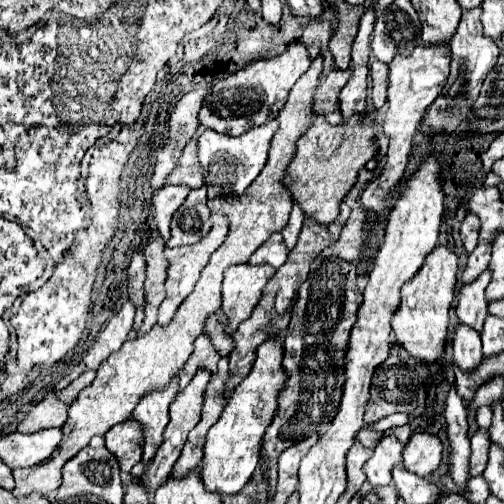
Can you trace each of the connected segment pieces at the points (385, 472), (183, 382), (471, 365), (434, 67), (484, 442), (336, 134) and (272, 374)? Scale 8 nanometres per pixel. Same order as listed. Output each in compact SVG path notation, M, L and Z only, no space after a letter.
M386 434L374 448L374 456L364 464L364 472L372 486L392 484L392 468L402 462L402 444L394 434Z
M202 334L196 338L196 348L194 354L188 358L188 362L184 364L182 372L180 372L180 388L186 388L188 382L192 380L192 376L196 374L198 368L208 368L208 370L216 370L216 364L220 360L220 354L216 352L216 348L212 346L208 334Z
M458 326L454 332L454 364L462 372L472 372L482 362L482 348L480 348L480 334L472 328Z
M450 42L444 44L420 44L414 48L414 52L410 56L394 56L394 60L390 62L390 88L388 88L388 110L384 114L384 132L390 136L390 148L386 154L386 168L384 172L366 186L364 194L362 194L362 204L376 212L380 216L380 222L376 222L376 232L384 230L386 222L384 222L384 214L386 214L386 198L392 194L392 188L400 182L406 164L408 164L408 156L412 150L412 140L416 134L416 126L420 124L422 116L426 114L428 106L442 94L448 74L450 74Z
M478 430L472 436L472 456L470 456L470 476L478 476L484 472L484 464L488 462L488 430Z
M368 118L368 124L338 124L332 126L328 122L314 122L312 128L298 140L298 152L288 168L288 176L284 184L292 190L292 198L300 204L306 216L316 218L322 224L330 224L340 214L340 202L348 194L348 190L356 182L358 170L370 162L376 152L376 132L374 126L378 122Z
M272 336L272 340L260 344L256 354L258 356L250 374L236 386L236 392L232 392L224 412L220 414L220 420L208 432L204 458L200 462L202 482L206 490L236 494L252 478L252 472L260 464L262 436L266 428L272 424L280 392L286 388L286 372L282 366L284 358L282 340L278 336Z

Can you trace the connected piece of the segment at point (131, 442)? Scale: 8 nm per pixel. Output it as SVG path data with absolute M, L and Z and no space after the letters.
M126 420L122 424L116 424L104 438L108 450L118 458L118 464L124 472L130 472L132 466L140 462L144 434L140 424L136 424L136 420Z

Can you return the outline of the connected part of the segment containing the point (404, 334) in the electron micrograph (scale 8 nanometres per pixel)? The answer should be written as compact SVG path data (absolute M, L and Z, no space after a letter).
M436 246L424 260L420 272L402 288L402 304L392 318L396 342L414 358L434 364L442 358L448 334L448 312L454 300L458 258L446 246Z

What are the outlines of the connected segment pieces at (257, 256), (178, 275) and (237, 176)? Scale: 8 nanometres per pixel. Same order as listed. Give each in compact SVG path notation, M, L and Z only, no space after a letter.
M272 234L248 260L248 264L270 264L274 268L280 268L286 262L288 250L284 244L284 238L280 234Z
M216 212L214 214L214 226L212 230L196 244L190 244L190 246L178 246L178 248L166 248L166 256L170 260L170 268L168 268L168 280L166 280L166 298L164 302L160 304L158 308L158 324L166 326L168 320L172 320L176 308L182 304L182 300L192 292L194 284L198 282L200 278L200 272L202 268L208 264L210 260L210 254L220 248L220 244L226 240L226 234L228 234L228 218L222 214L222 212Z
M278 120L256 126L238 138L218 134L214 130L204 132L198 138L198 160L204 168L206 184L222 188L222 194L232 194L232 192L242 194L256 180L256 176L262 172L266 158L268 158L270 140L276 134L276 130L278 130Z

